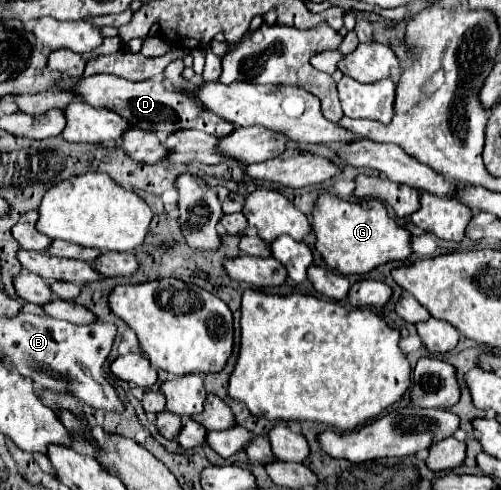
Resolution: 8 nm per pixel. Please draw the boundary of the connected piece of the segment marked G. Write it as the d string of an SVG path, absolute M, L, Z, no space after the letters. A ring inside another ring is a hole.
M332 193L318 195L312 209L312 233L316 235L314 247L324 263L342 275L364 275L386 261L406 261L412 253L410 233L376 199L344 201Z

